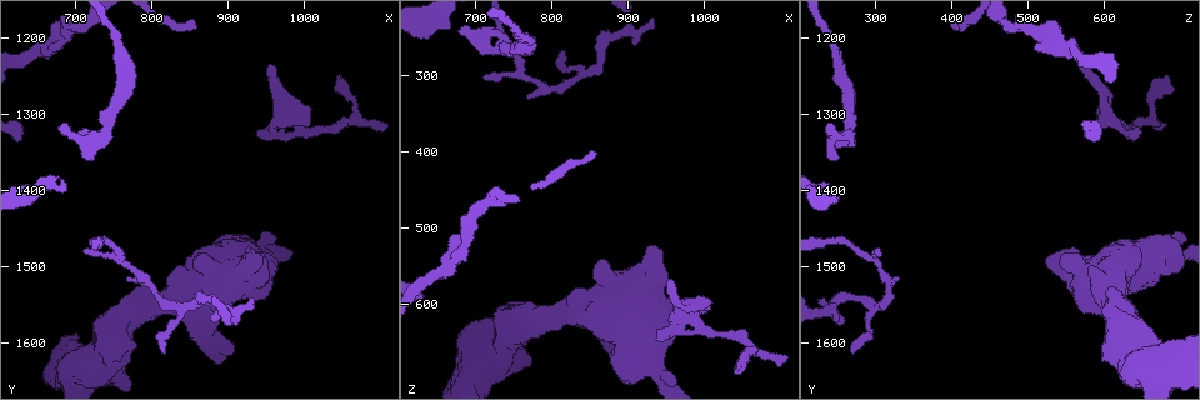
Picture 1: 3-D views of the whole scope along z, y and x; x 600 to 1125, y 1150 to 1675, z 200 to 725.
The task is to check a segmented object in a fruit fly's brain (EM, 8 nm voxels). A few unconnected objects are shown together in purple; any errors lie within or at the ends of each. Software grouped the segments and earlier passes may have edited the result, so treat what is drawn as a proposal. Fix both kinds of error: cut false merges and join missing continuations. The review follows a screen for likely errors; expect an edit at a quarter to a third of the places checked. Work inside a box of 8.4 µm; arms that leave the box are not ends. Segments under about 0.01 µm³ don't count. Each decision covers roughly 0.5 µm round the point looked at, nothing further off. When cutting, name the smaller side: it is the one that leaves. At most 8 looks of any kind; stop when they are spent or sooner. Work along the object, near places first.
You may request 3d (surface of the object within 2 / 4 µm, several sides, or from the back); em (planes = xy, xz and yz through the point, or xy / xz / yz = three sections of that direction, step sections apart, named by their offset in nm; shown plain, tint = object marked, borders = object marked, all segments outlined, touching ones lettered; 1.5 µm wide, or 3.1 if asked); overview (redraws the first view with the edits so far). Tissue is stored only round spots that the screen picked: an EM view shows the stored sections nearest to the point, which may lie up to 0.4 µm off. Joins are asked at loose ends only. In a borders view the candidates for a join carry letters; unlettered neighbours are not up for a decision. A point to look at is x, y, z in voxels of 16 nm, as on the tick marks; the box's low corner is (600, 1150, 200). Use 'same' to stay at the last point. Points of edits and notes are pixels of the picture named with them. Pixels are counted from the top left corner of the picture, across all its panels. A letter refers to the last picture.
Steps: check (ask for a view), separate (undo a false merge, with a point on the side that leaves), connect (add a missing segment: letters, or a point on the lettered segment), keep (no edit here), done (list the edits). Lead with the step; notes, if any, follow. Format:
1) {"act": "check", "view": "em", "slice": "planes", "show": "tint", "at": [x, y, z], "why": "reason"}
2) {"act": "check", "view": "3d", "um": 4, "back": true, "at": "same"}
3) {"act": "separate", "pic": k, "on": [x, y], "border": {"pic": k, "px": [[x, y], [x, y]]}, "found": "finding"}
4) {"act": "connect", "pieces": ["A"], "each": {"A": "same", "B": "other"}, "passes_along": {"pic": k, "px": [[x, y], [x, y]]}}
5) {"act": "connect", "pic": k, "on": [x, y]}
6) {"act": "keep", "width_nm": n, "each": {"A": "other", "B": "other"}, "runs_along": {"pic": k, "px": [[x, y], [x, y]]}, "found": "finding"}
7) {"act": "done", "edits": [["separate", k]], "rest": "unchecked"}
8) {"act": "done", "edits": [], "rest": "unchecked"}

{"act": "check", "view": "em", "slice": "planes", "show": "borders", "at": [955, 1235, 570], "why": "free end"}

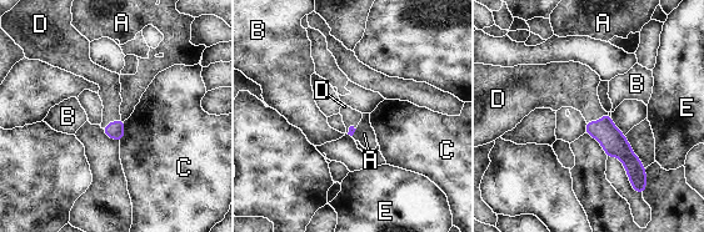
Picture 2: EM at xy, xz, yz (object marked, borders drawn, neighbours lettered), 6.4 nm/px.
{"act": "connect", "pieces": ["D"], "longest_contact_nm": ["D", 160], "each": {"A": "other", "B": "other", "C": "other", "D": "same", "E": "other"}, "passes_along": {"pic": 2, "px": [[604, 131], [598, 121], [578, 89]]}, "found": "it goes on there"}

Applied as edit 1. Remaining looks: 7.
{"act": "check", "view": "em", "slice": "yz", "step": 4, "show": "tint", "at": [660, 1395, 235], "why": "an open end"}

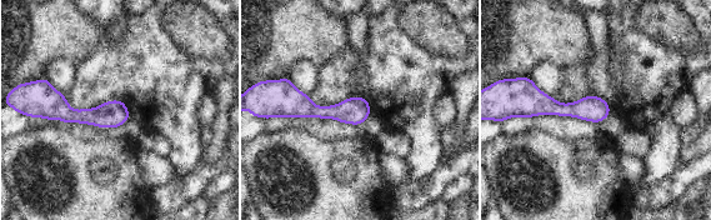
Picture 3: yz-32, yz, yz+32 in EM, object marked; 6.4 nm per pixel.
{"act": "check", "view": "em", "slice": "planes", "show": "borders", "at": "same"}

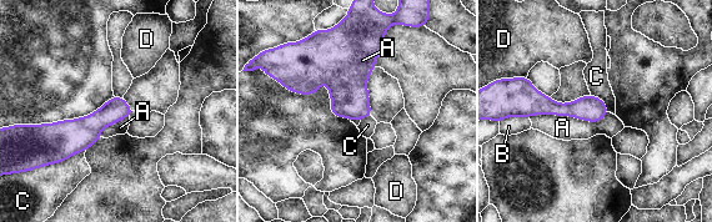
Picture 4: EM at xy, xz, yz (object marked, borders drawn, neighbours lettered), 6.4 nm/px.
{"act": "keep", "each": {"A": "other", "B": "other", "C": "other", "D": "other"}, "runs_along": {"pic": 4, "px": [[522, 104], [603, 110]]}, "found": "none of them fits"}

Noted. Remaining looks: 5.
{"act": "check", "view": "3d", "um": 2, "at": [710, 1475, 305], "why": "an open end"}

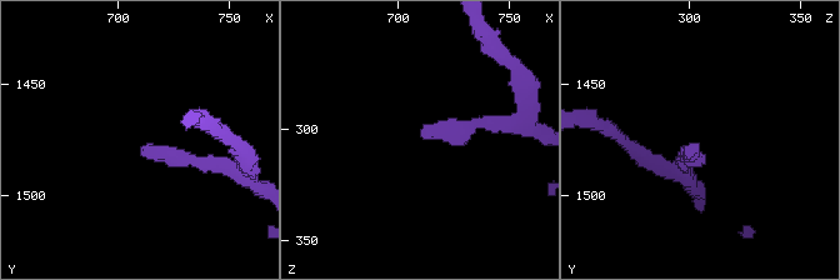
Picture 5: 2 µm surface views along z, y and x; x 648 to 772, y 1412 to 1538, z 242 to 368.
{"act": "check", "view": "em", "slice": "xz", "step": 4, "show": "borders", "at": [712, 1479, 303], "why": "need the tissue"}

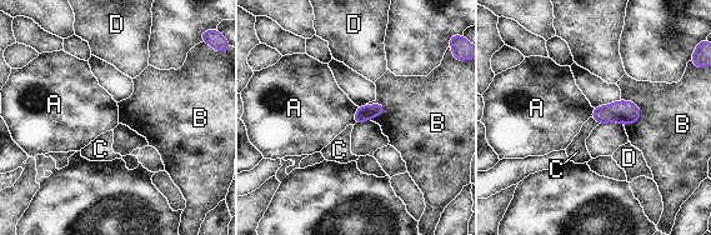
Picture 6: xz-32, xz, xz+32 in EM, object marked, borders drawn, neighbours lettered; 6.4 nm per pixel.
{"act": "check", "view": "em", "slice": "yz", "step": 8, "show": "borders", "at": "same", "why": "cut it another way"}

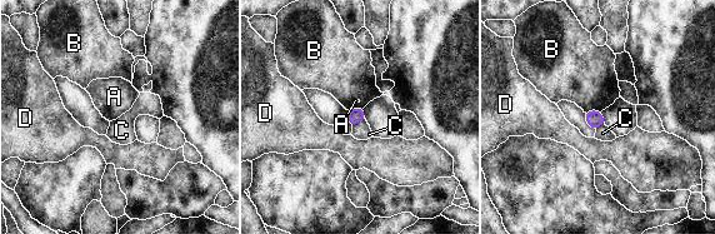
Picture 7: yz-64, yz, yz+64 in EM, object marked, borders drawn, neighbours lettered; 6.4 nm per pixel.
{"act": "keep", "each": {"A": "other", "B": "other", "C": "other", "D": "other"}, "border": {"pic": 7, "px": [[364, 116], [353, 127]]}, "found": "none of them fits"}

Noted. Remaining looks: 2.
{"act": "done", "edits": [["connect", 2]], "rest": "unchecked"}

